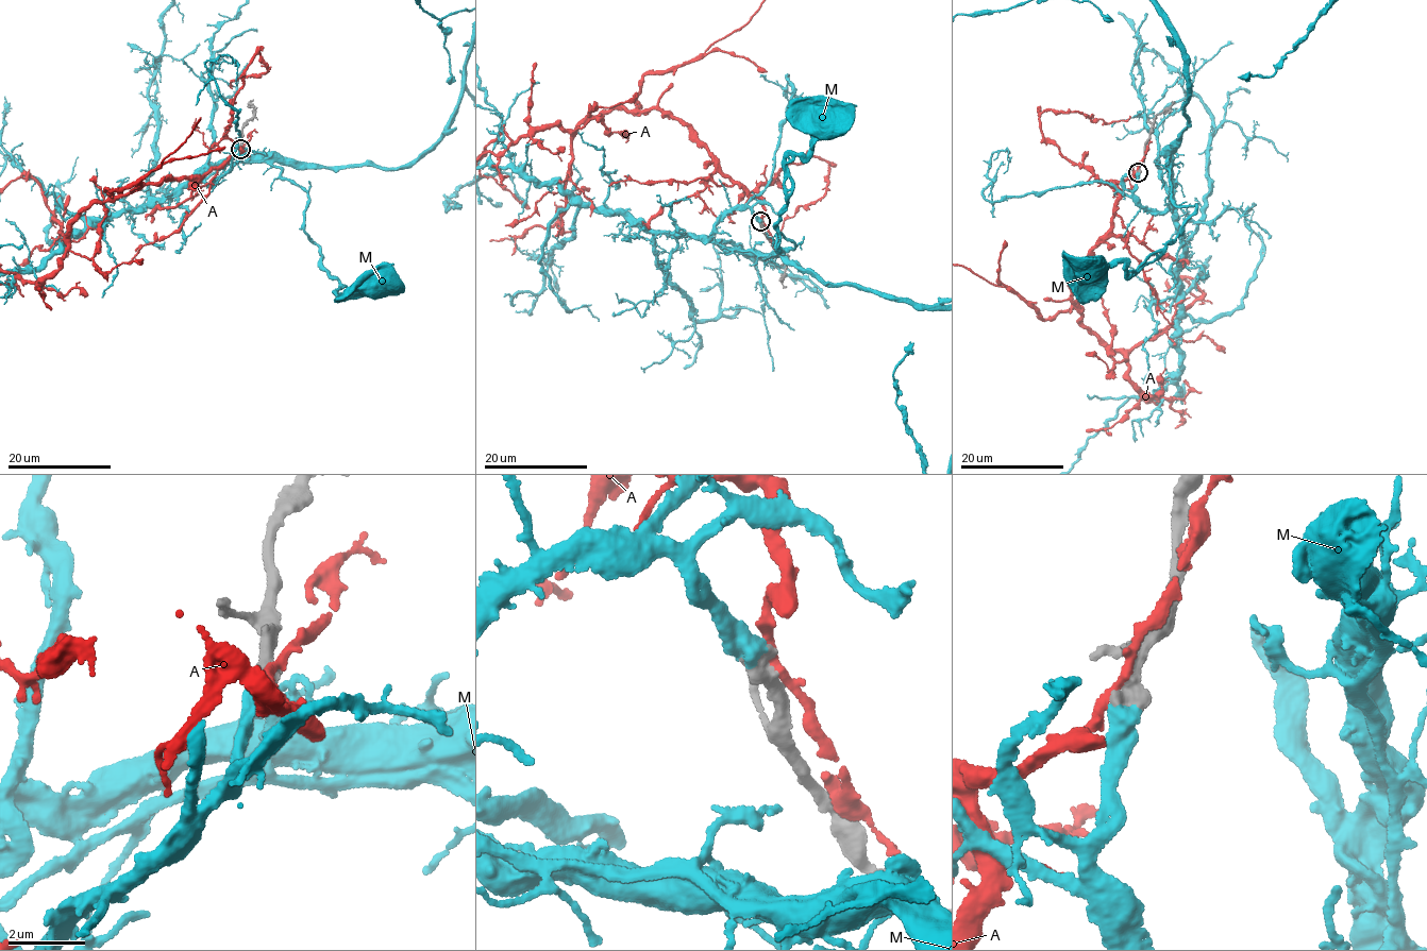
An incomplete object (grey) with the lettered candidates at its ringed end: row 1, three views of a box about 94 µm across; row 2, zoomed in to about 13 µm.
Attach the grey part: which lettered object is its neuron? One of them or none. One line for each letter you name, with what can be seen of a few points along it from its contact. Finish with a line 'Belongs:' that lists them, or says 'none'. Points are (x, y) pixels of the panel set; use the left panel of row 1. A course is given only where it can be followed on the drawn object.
M: Its course: (241, 149), (224, 174), (205, 181), (234, 163), (275, 165), (307, 198), (306, 233), (335, 291), (369, 286)
Belongs: M

